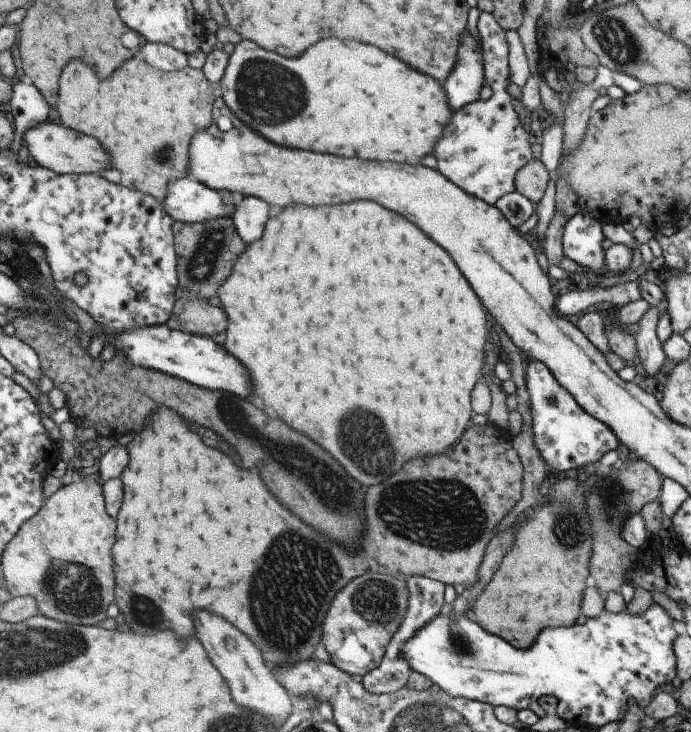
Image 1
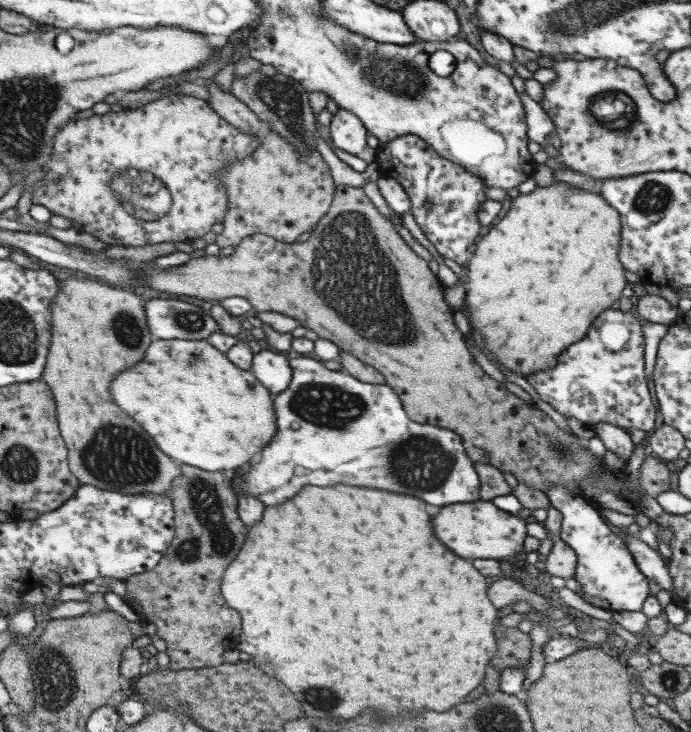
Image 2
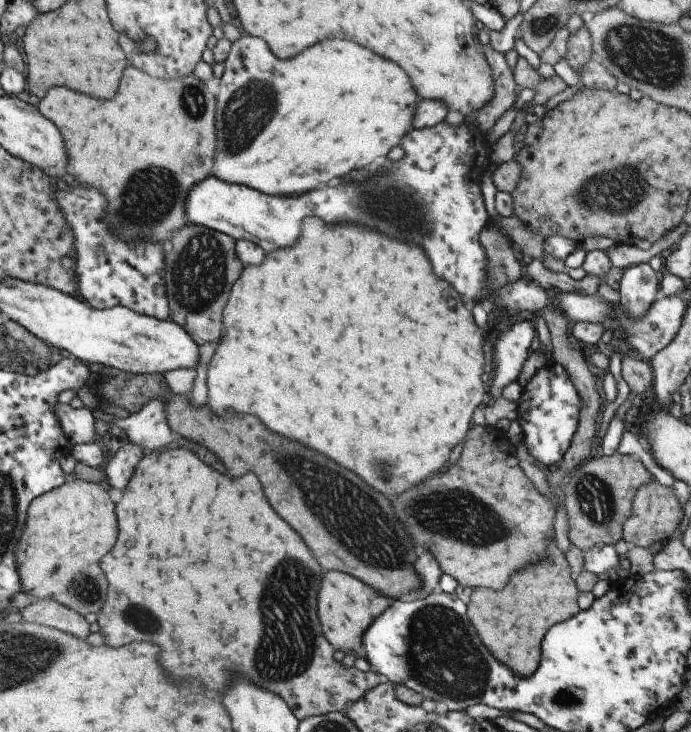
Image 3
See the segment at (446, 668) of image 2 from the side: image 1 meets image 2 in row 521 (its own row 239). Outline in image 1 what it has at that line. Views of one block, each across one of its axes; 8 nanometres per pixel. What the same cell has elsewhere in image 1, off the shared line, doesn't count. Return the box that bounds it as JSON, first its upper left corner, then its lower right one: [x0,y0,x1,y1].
[217,200,487,486]

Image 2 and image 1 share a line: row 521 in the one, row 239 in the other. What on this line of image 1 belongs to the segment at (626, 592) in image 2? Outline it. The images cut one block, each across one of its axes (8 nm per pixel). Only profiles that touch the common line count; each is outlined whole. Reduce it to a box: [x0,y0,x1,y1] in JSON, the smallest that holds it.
[561,210,607,282]

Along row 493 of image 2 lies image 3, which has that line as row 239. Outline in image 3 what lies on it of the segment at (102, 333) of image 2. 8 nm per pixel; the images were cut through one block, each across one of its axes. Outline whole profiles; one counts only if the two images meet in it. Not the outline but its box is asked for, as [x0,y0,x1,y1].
[35,66,215,244]

